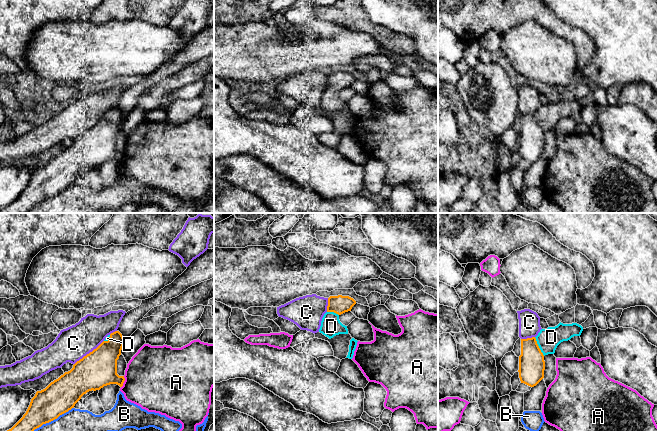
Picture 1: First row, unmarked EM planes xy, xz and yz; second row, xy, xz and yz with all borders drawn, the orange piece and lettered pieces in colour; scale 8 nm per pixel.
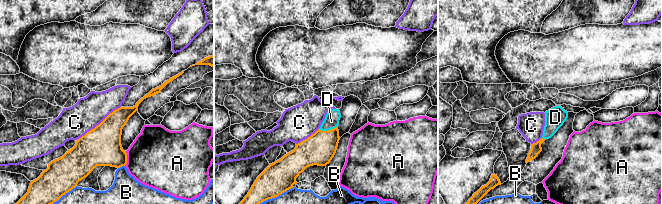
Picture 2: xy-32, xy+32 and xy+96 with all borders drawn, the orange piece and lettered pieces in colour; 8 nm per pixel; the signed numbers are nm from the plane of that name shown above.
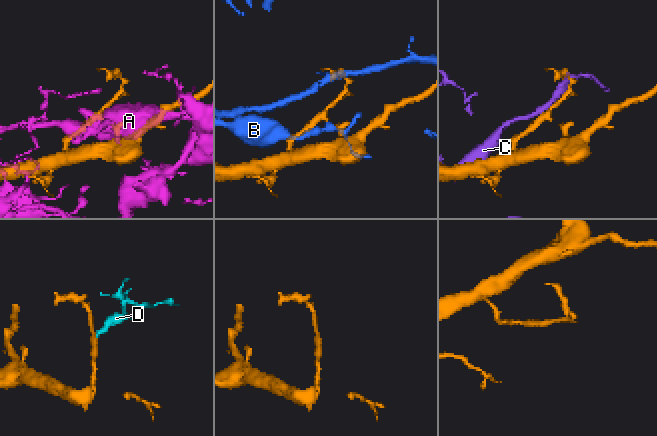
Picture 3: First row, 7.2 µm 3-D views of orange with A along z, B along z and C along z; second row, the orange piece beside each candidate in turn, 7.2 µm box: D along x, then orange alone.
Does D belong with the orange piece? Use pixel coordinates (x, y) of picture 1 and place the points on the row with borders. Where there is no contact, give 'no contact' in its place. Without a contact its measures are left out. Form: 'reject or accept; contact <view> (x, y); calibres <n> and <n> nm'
accept; contact yz (538, 346); calibres 200 and 180 nm

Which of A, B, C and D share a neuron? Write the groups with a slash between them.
A / B / C / D

